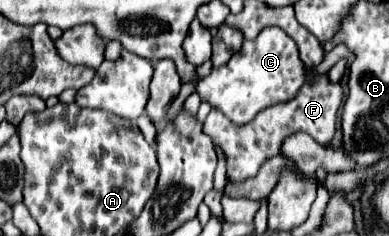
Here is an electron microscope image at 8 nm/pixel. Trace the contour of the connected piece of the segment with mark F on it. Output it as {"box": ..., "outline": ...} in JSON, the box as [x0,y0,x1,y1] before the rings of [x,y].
{"box":[203,76,345,182],"outline":[[[317,76],[315,84],[303,84],[301,92],[285,102],[285,104],[275,104],[265,110],[261,110],[249,124],[237,126],[229,118],[221,116],[221,112],[211,110],[207,116],[207,128],[203,132],[211,136],[215,144],[223,148],[227,154],[227,178],[229,182],[245,182],[247,178],[257,176],[259,168],[263,166],[265,160],[281,154],[281,144],[285,142],[287,136],[295,132],[305,132],[319,144],[327,146],[337,130],[337,114],[339,108],[345,102],[345,92],[341,84],[333,84],[329,76]]]}

